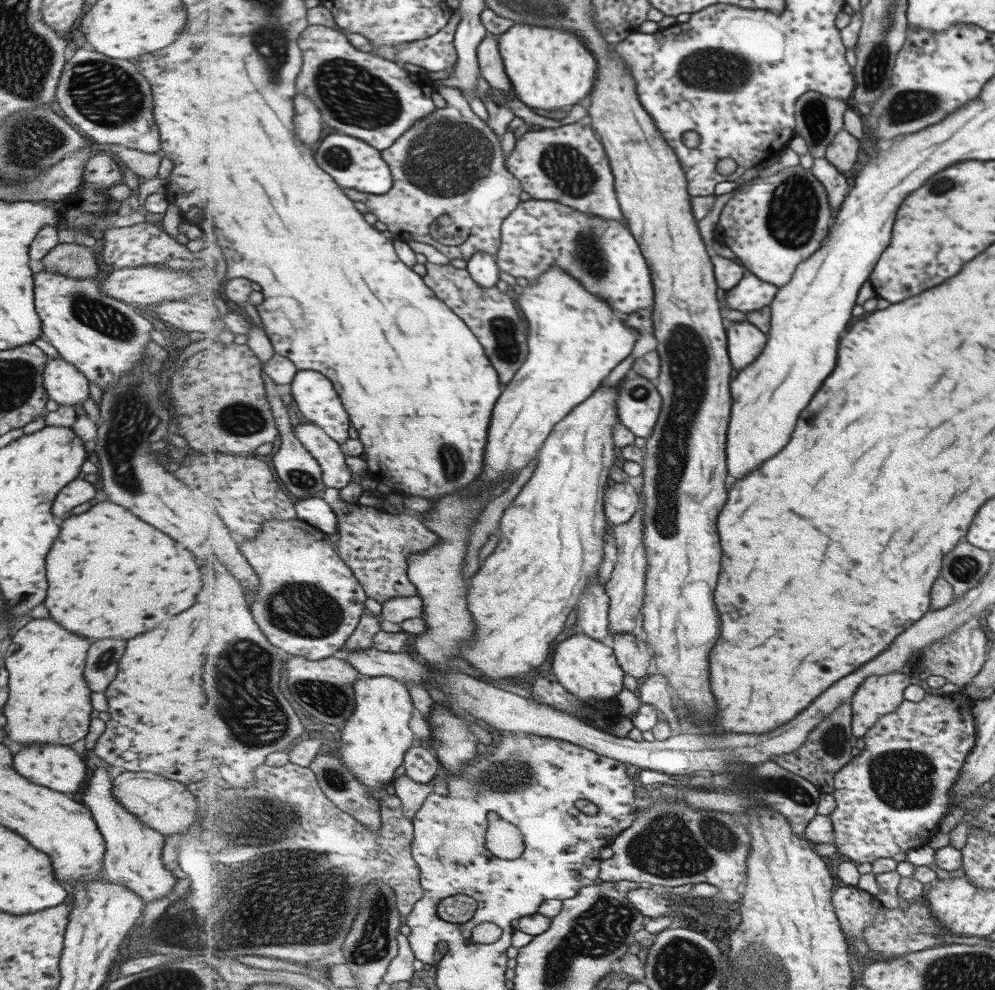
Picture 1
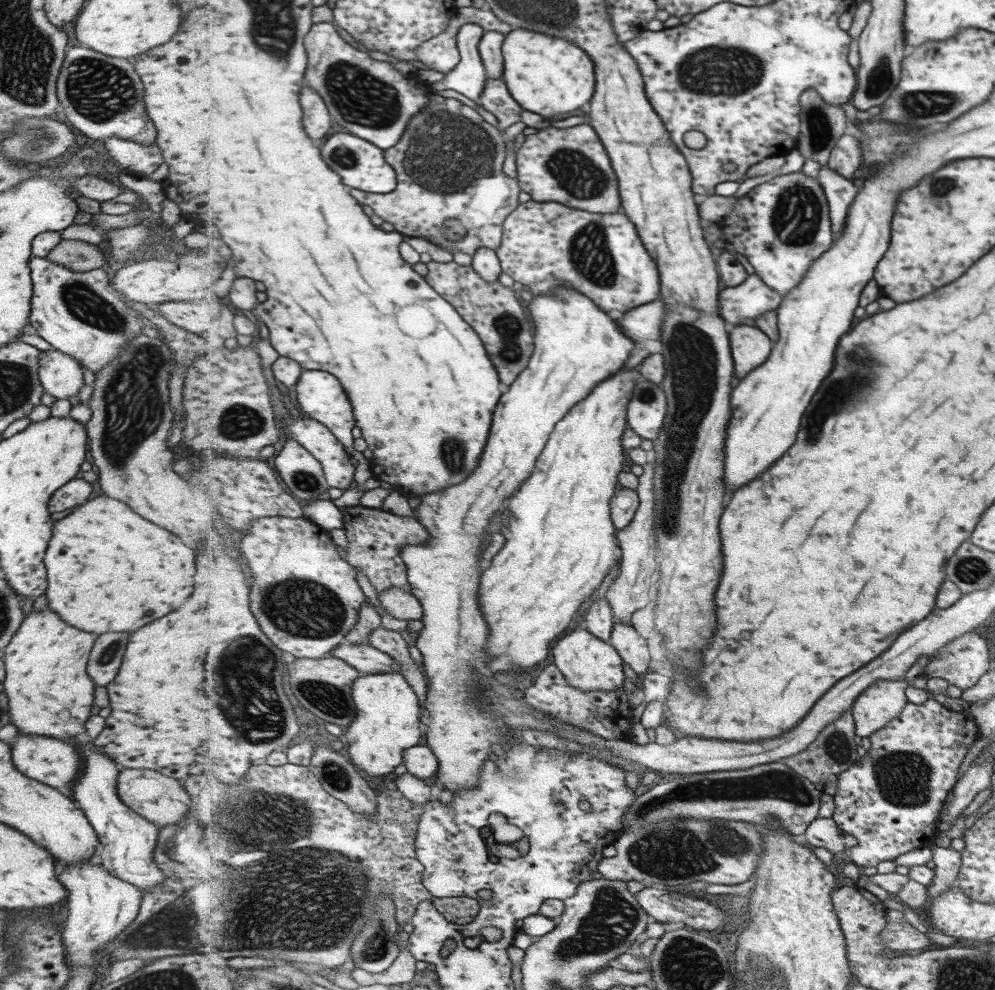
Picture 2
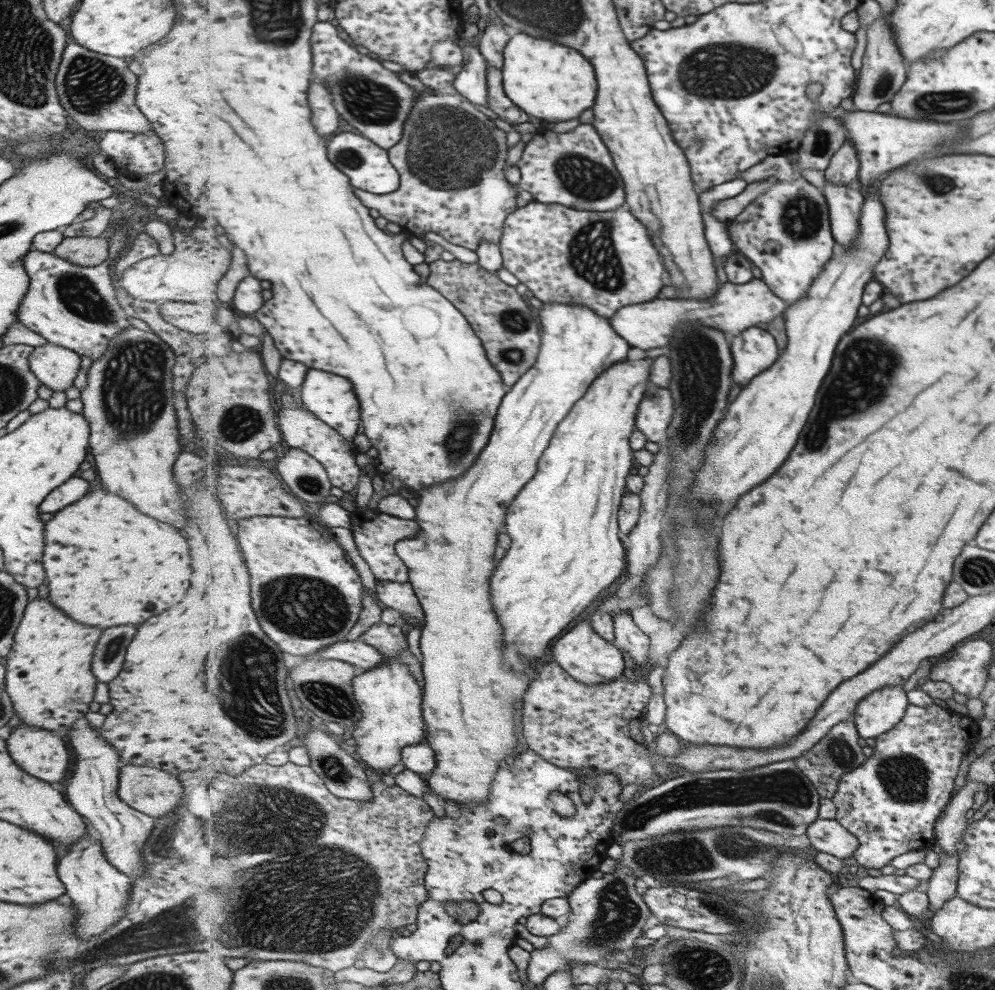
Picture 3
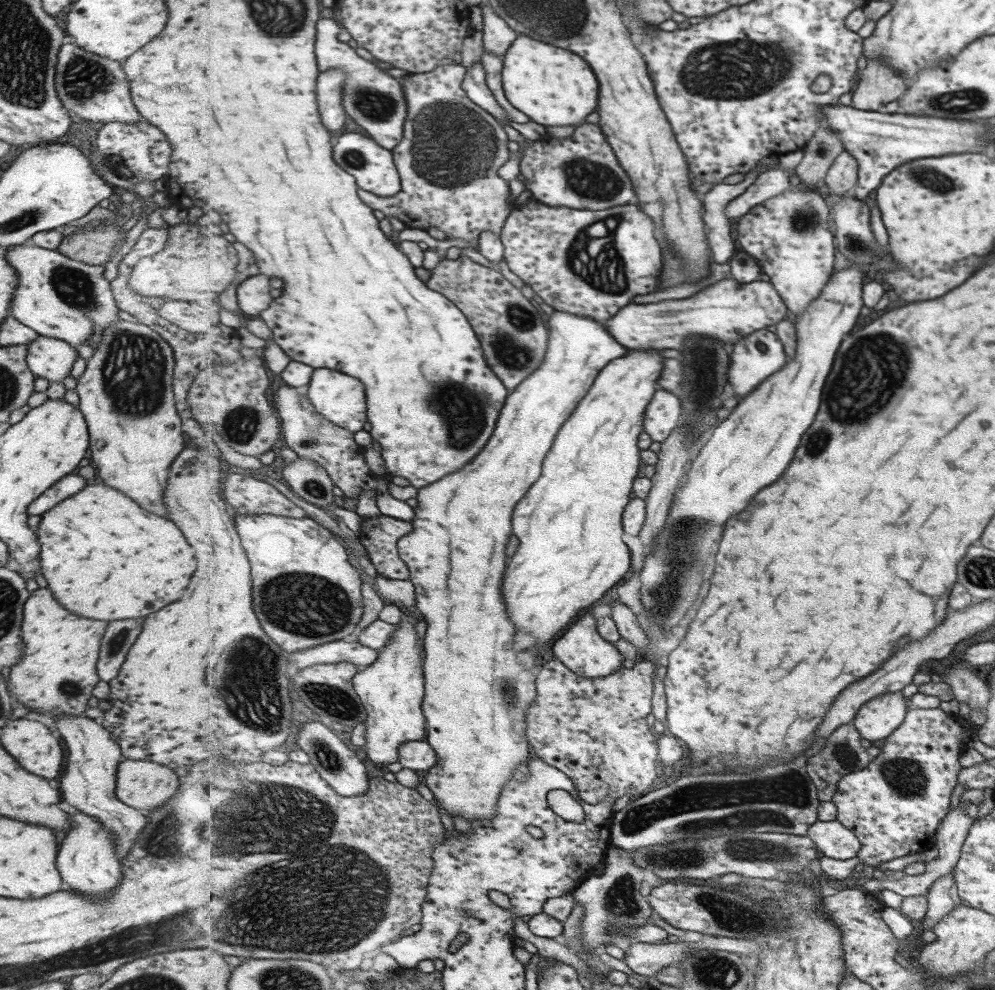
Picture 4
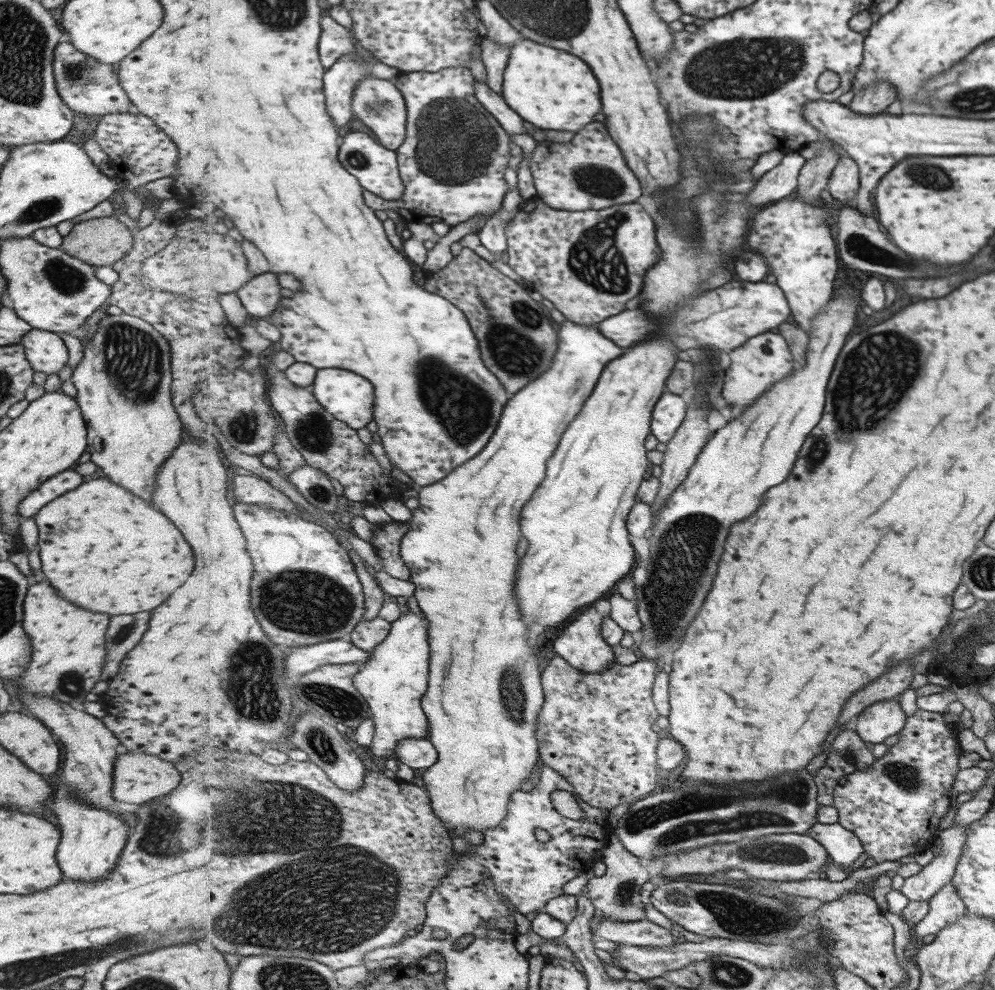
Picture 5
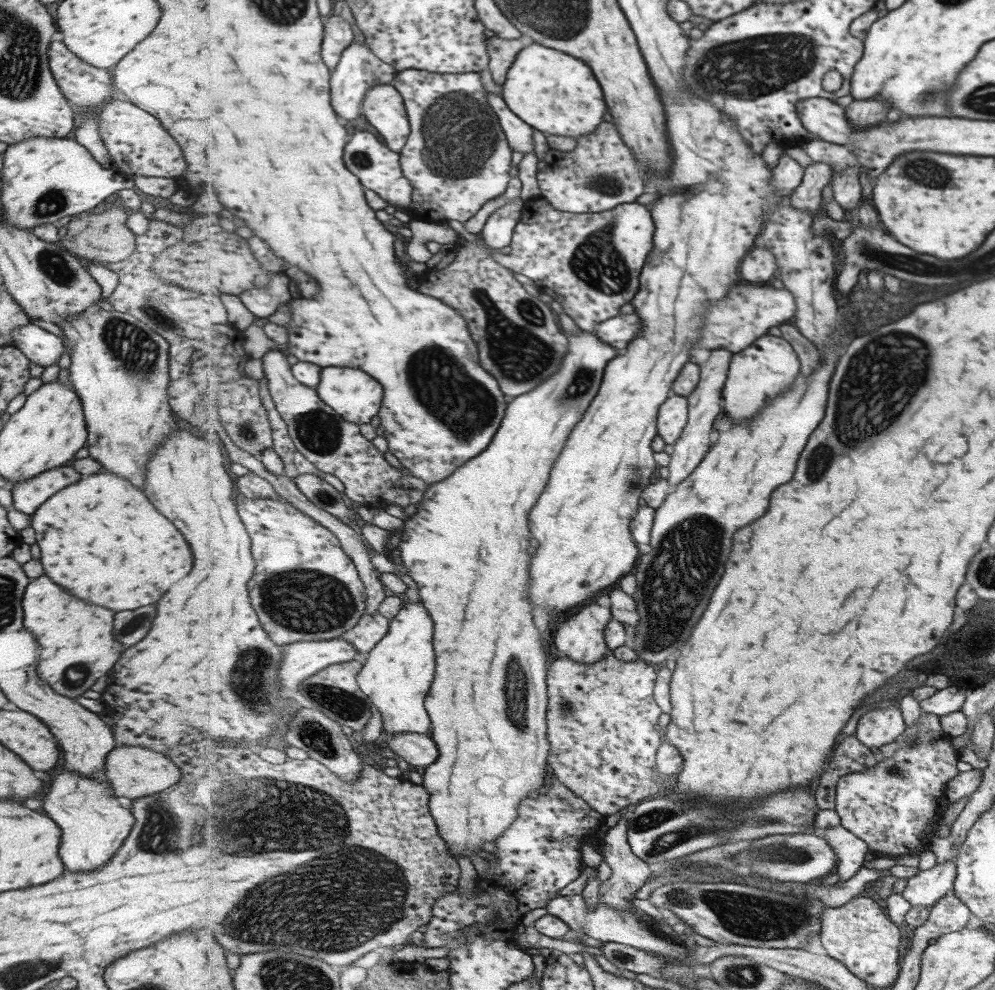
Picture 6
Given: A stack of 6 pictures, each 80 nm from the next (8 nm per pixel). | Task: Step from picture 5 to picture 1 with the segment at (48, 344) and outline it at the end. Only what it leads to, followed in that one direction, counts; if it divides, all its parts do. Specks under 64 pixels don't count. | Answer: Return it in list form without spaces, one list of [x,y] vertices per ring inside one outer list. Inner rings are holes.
[[[48,357],[42,370],[42,387],[58,406],[81,405],[89,398],[87,379],[71,363]]]

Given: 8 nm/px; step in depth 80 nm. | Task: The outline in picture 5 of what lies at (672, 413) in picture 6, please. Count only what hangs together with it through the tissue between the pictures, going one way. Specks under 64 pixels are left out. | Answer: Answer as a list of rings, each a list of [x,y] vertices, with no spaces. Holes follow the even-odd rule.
[[[665,392],[653,409],[651,434],[660,438],[660,442],[671,442],[687,420],[688,406],[681,395]]]

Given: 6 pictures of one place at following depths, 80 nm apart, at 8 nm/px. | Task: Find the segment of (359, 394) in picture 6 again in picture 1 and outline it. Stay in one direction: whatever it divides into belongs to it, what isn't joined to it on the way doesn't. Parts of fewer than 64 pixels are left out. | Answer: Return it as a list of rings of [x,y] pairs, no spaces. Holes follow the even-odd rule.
[[[300,370],[291,384],[292,398],[297,403],[301,415],[310,423],[325,430],[331,438],[337,439],[338,443],[345,444],[349,438],[349,428],[351,428],[351,418],[348,410],[343,406],[341,395],[337,394],[334,382],[321,371]]]

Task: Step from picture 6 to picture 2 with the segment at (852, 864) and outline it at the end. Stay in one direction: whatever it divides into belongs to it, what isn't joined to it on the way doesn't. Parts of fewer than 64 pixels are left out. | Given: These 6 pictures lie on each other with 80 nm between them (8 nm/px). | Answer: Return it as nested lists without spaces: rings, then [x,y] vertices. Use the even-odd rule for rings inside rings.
[[[821,816],[809,825],[806,835],[814,847],[821,846],[835,854],[845,853],[850,846],[858,843],[852,834],[840,829],[835,819]]]

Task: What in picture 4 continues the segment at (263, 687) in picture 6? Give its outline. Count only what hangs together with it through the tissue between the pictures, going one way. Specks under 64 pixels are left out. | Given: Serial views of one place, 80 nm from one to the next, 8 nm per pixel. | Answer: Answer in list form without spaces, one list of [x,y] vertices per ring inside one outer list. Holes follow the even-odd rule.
[[[186,444],[177,457],[168,466],[169,474],[165,481],[165,490],[163,490],[163,502],[165,502],[165,510],[167,510],[167,518],[179,526],[179,530],[183,532],[187,544],[193,548],[193,558],[195,558],[195,572],[187,584],[187,588],[181,592],[181,598],[175,600],[173,604],[169,606],[163,606],[161,610],[149,614],[143,622],[143,630],[141,634],[137,636],[135,644],[129,648],[129,652],[125,655],[124,662],[121,664],[118,673],[107,681],[109,686],[109,694],[107,700],[121,700],[121,702],[111,702],[111,710],[107,710],[107,714],[113,714],[111,718],[103,716],[99,723],[105,730],[113,737],[113,740],[118,744],[121,754],[125,759],[131,759],[134,761],[151,761],[156,762],[158,765],[166,766],[167,768],[175,770],[177,767],[183,765],[191,765],[193,762],[199,762],[207,756],[217,756],[221,760],[237,760],[237,764],[251,763],[261,760],[261,756],[265,752],[269,752],[271,748],[275,746],[286,746],[289,738],[294,738],[296,732],[293,726],[293,702],[291,702],[291,694],[289,694],[289,676],[287,676],[287,668],[289,668],[289,654],[285,654],[285,650],[275,644],[267,634],[265,630],[261,628],[261,622],[253,610],[253,578],[251,578],[251,562],[247,558],[247,551],[243,548],[244,543],[241,544],[241,538],[239,538],[240,532],[235,528],[235,520],[229,516],[229,510],[227,510],[226,500],[223,500],[223,470],[221,470],[221,458],[219,454],[215,452],[207,452],[207,448],[195,448],[192,445]],[[241,738],[245,738],[245,742],[253,742],[251,750],[241,750],[239,742]]]

